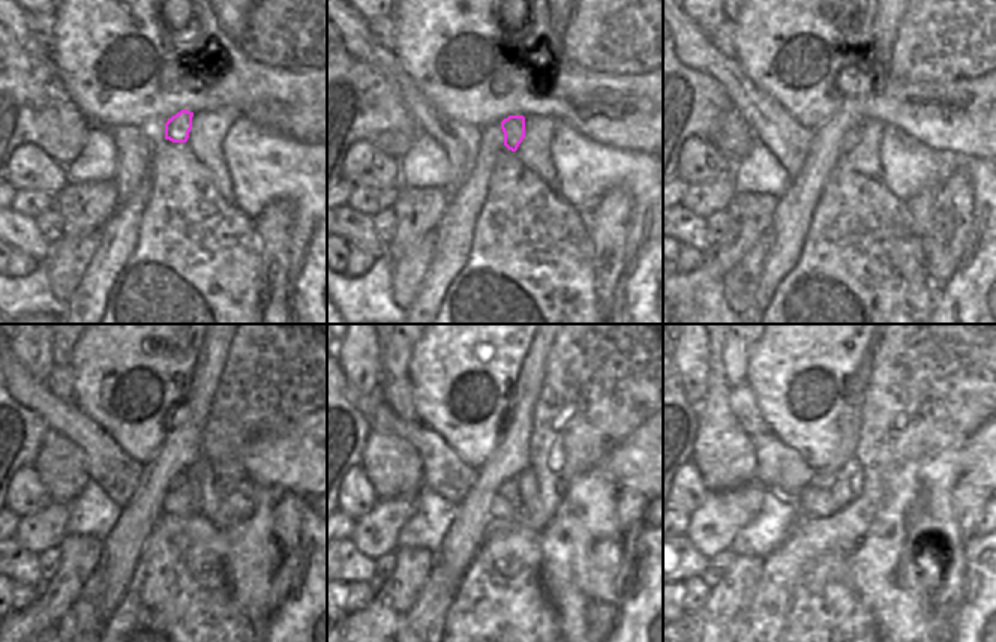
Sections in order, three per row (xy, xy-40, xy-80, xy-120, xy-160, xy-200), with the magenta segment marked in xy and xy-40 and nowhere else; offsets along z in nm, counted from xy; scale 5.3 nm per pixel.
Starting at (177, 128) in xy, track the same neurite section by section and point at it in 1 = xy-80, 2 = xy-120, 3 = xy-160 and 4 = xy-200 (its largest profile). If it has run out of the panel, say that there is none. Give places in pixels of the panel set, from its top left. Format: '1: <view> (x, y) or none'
1: xy-80 (851, 138)
2: xy-120 (180, 477)
3: xy-160 (509, 491)
4: xy-200 (839, 486)

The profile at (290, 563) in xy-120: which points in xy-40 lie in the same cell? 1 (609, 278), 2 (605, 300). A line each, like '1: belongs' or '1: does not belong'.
1: belongs
2: belongs

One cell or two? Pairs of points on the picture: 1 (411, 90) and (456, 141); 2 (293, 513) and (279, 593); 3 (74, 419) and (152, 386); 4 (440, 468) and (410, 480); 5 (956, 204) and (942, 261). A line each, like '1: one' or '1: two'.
1: one
2: one
3: two
4: two
5: one

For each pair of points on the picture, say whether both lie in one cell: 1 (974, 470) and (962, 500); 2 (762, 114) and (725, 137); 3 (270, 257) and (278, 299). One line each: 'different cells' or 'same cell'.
1: different cells
2: different cells
3: same cell

